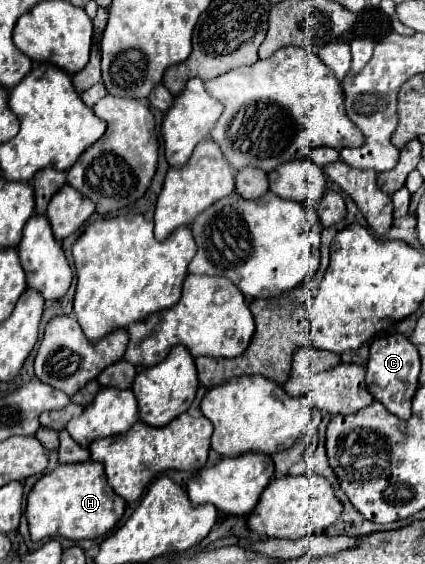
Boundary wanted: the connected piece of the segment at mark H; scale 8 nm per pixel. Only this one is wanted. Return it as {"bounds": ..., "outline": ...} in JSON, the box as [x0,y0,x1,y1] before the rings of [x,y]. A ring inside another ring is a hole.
{"bounds":[25,461,125,541],"outline":[[[95,461],[57,465],[51,473],[45,473],[29,491],[25,517],[31,531],[31,541],[47,541],[55,535],[79,541],[95,539],[111,531],[123,517],[125,501],[109,487],[105,467]]]}

